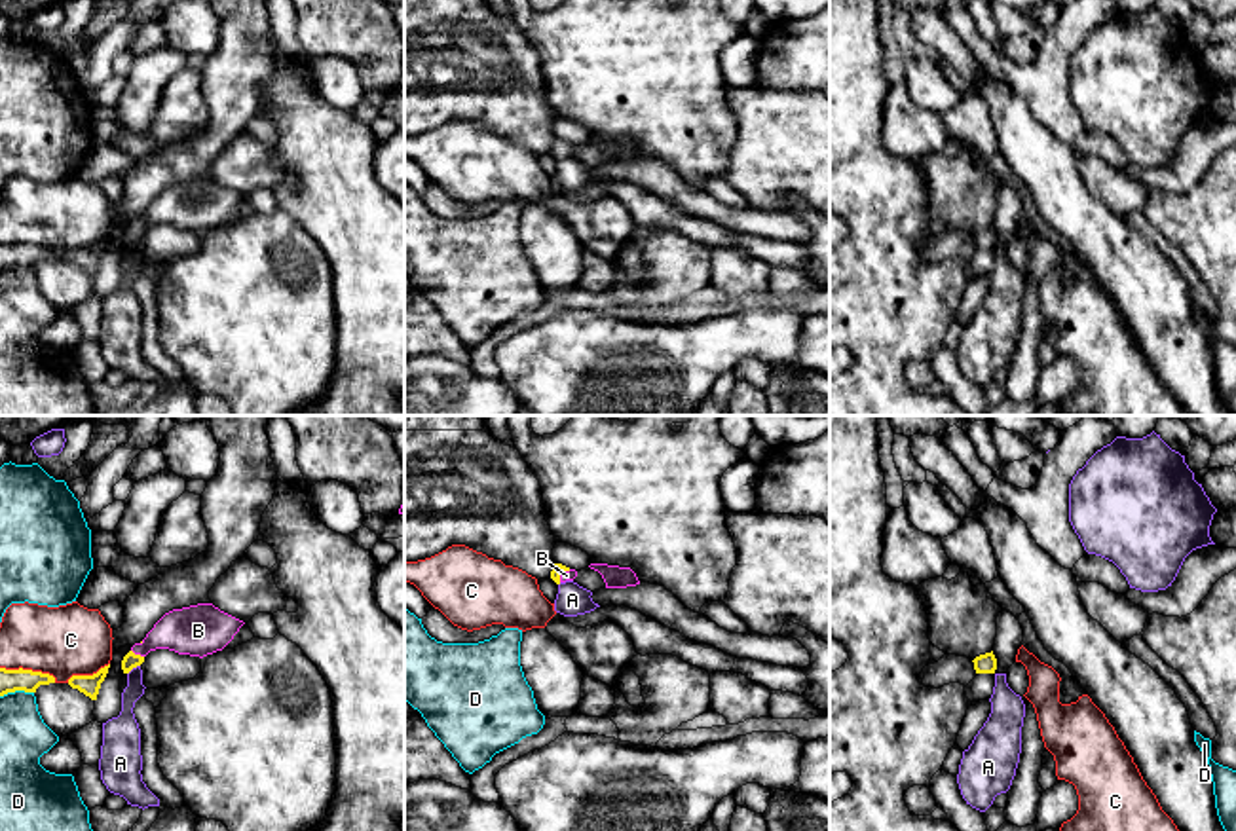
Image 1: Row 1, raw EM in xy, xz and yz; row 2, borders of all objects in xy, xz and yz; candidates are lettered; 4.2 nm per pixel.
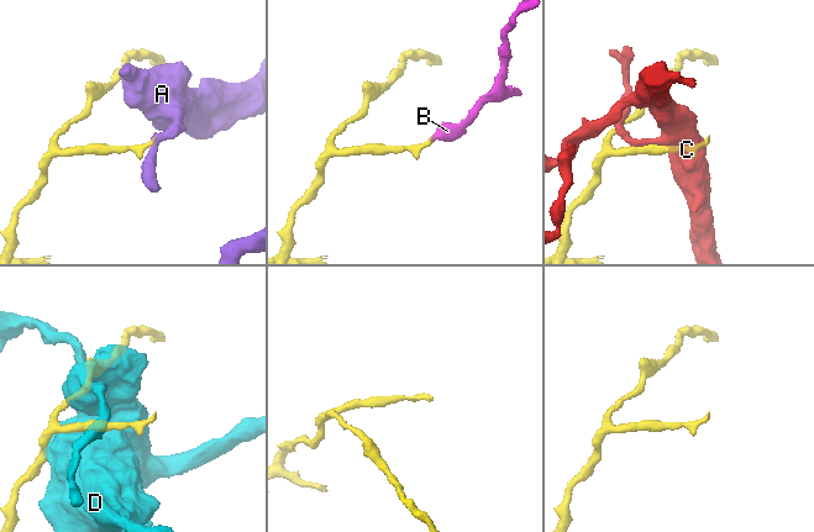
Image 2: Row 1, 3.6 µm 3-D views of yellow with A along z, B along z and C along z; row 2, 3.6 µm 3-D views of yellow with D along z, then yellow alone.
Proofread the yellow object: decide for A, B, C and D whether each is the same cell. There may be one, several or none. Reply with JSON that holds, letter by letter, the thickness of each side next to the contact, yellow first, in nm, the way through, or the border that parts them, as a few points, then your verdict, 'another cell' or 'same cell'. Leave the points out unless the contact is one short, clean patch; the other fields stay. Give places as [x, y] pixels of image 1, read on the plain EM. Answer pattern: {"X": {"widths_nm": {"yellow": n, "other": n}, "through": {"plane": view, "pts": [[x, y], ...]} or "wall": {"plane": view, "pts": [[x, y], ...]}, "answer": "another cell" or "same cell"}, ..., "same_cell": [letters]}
{"A": {"widths_nm": {"yellow": 70, "other": 90}, "answer": "another cell"}, "B": {"widths_nm": {"yellow": 70, "other": 200}, "through": {"plane": "xy", "pts": [[130, 236], [137, 230], [168, 207], [190, 205]]}, "answer": "same cell"}, "C": {"widths_nm": {"yellow": 100, "other": 300}, "answer": "another cell"}, "D": {"widths_nm": {"yellow": 100, "other": 200}, "answer": "another cell"}, "same_cell": ["B"]}

